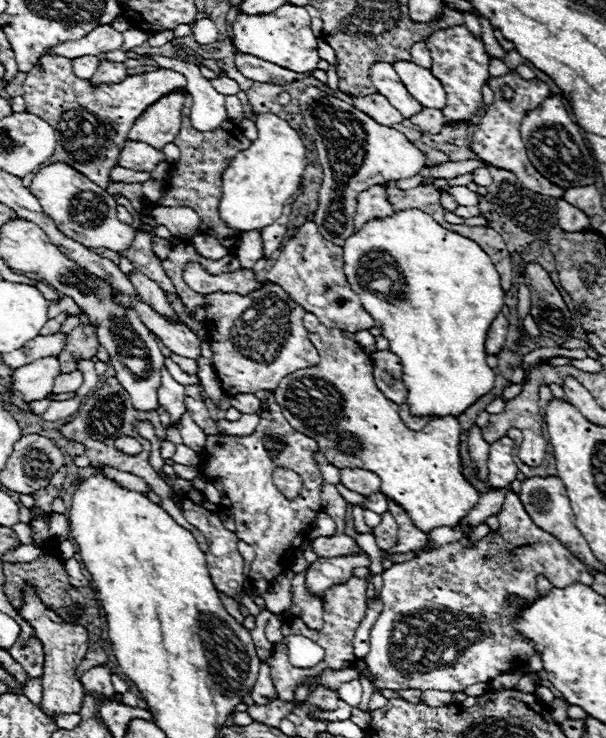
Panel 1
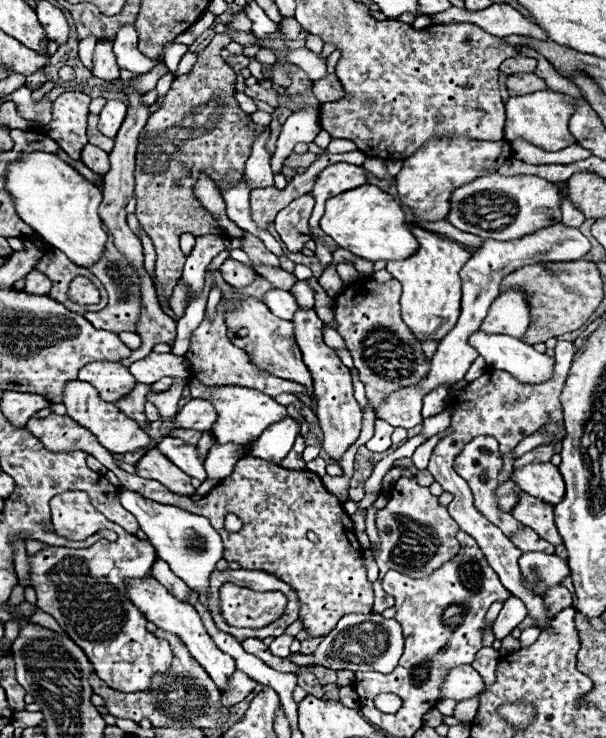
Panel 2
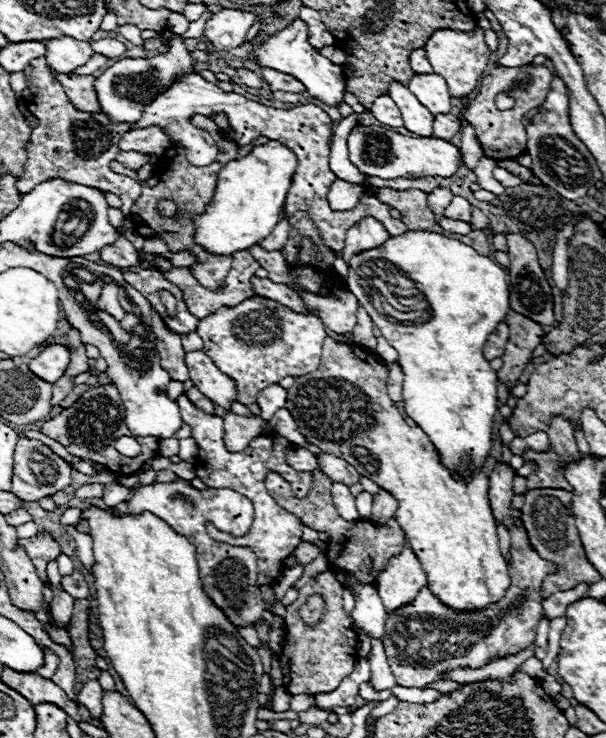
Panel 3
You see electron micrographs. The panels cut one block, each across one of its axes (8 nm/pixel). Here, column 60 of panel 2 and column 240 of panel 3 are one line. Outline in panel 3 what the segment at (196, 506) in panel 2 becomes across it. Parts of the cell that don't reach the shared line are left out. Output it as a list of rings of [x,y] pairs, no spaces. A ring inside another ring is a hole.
[[[228,412],[224,416],[224,442],[230,452],[242,452],[252,438],[260,436],[262,432],[262,418],[246,418]]]

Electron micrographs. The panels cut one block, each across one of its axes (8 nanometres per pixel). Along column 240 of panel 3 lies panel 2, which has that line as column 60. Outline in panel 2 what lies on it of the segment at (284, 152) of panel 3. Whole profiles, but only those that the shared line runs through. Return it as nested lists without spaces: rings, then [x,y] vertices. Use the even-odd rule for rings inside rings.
[[[46,152],[22,154],[16,162],[8,164],[6,192],[12,196],[16,214],[50,246],[62,250],[76,266],[90,268],[102,256],[108,240],[98,216],[102,192],[62,158]]]

